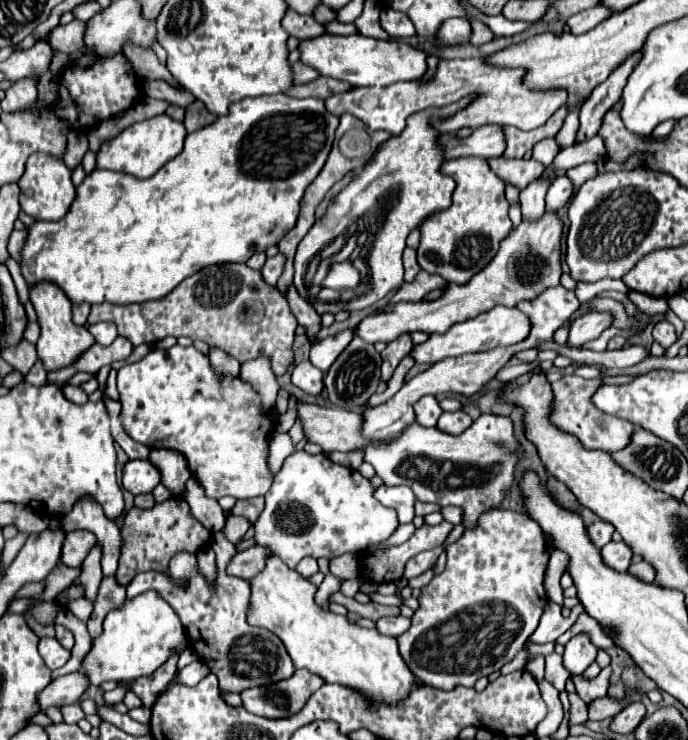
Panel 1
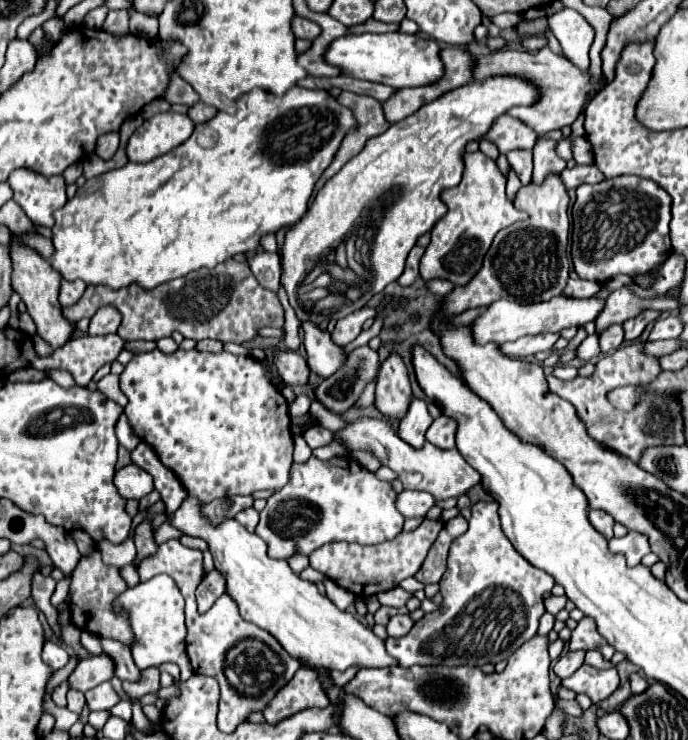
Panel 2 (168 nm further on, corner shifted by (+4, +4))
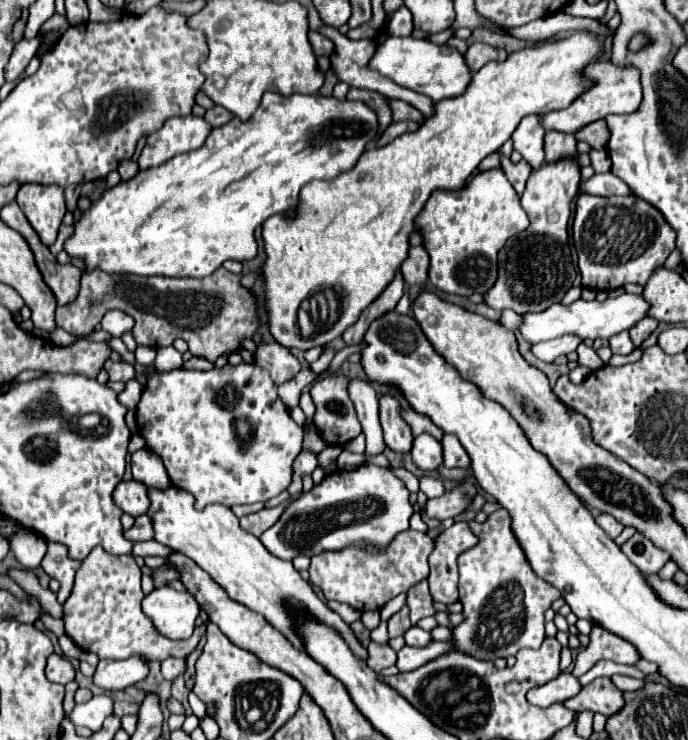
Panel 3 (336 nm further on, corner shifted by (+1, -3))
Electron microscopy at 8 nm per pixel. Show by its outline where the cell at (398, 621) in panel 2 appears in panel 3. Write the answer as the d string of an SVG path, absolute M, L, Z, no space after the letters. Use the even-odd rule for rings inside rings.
M411 627L405 633L405 641L407 641L407 645L413 645L413 647L427 647L433 641L433 637L431 637L431 633L427 633L419 627Z

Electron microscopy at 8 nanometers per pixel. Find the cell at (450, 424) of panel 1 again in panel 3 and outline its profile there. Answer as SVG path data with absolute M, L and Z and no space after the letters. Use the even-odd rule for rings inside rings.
M445 435L441 445L443 445L443 465L447 469L469 469L471 459L455 435Z

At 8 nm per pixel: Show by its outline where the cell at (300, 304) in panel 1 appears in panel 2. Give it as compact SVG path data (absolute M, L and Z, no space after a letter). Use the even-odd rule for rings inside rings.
M304 320L302 322L302 330L304 330L304 348L308 354L308 366L312 372L316 372L322 378L328 378L330 374L334 374L334 370L340 368L344 356L344 350L338 348L332 340L330 340L330 332L328 330L320 330L314 322Z

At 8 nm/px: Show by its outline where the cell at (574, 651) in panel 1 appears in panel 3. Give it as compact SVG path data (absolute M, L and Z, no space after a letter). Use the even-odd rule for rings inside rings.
M563 671L563 673L559 673L559 677L551 679L549 683L545 683L537 689L531 689L527 693L527 701L531 705L545 709L545 707L551 707L555 703L563 703L563 701L575 697L579 691L581 691L579 681L569 671Z

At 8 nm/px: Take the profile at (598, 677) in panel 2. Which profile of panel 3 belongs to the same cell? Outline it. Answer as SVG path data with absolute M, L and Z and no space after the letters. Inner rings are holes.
M595 679L585 685L573 699L563 703L571 711L593 711L611 717L623 709L623 693L611 683L611 679Z

